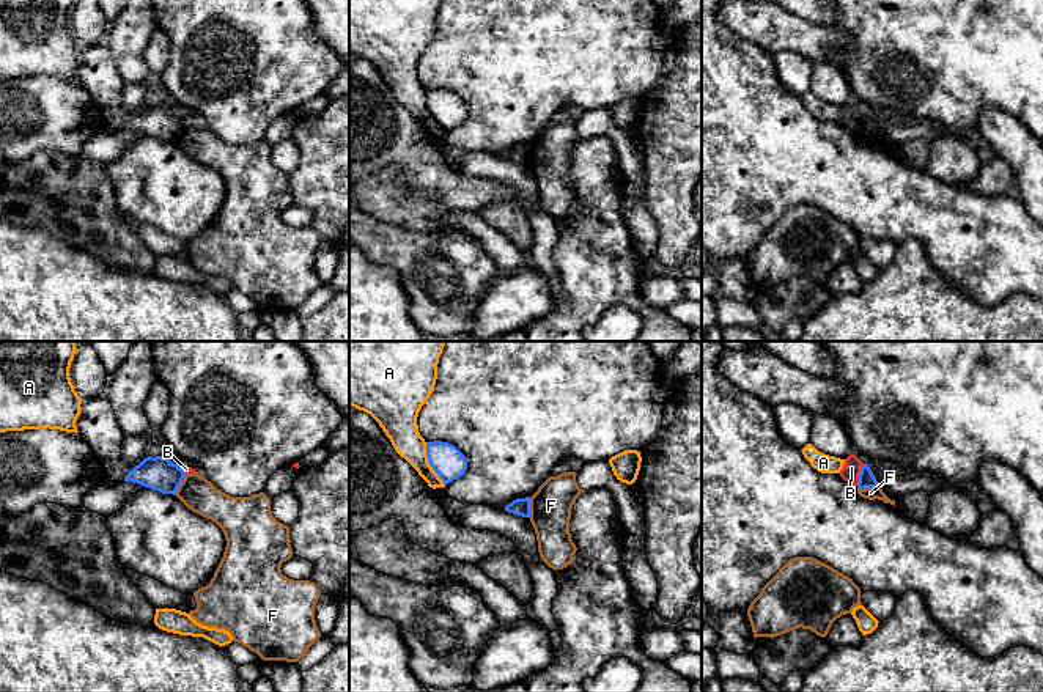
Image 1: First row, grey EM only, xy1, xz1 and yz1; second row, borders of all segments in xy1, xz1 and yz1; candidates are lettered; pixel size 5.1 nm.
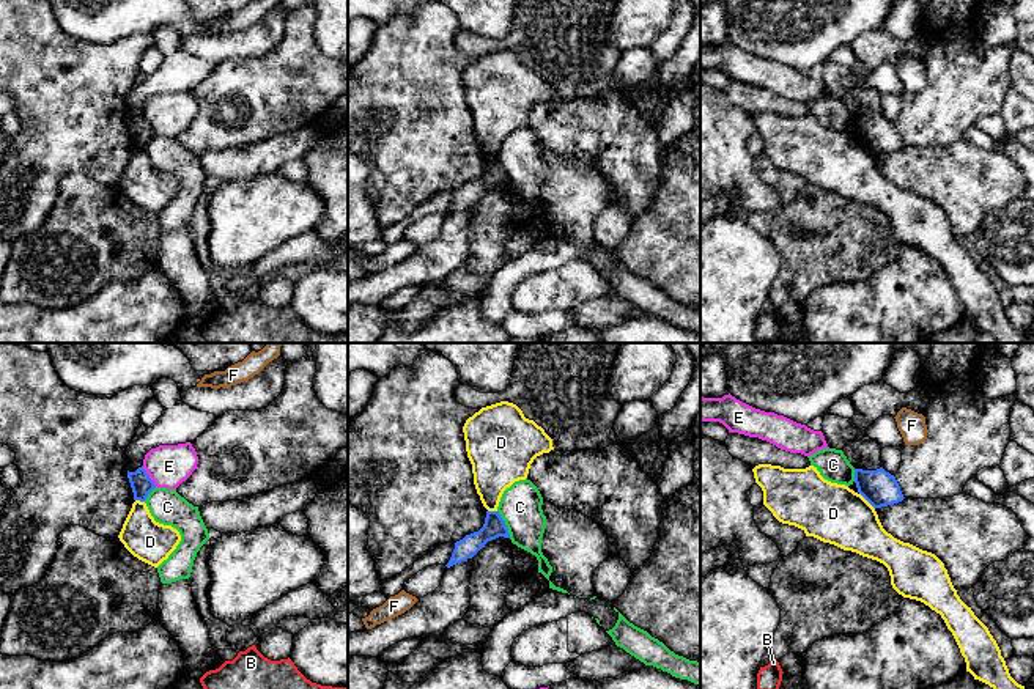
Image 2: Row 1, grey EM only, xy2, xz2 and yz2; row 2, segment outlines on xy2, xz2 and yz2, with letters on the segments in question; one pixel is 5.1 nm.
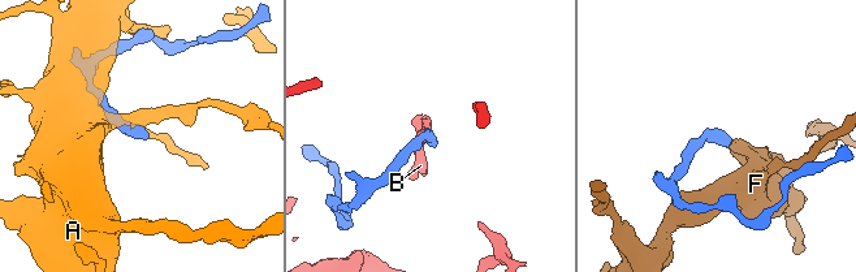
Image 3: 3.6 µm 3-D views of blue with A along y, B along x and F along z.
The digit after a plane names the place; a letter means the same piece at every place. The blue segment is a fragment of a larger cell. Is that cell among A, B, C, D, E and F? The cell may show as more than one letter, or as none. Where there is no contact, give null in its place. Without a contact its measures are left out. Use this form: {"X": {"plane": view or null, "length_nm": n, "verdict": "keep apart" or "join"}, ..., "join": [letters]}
{"A": {"plane": "xz1", "length_nm": 240, "verdict": "keep apart"}, "B": {"plane": "yz1", "length_nm": 120, "verdict": "keep apart"}, "C": {"plane": "xz2", "length_nm": 160, "verdict": "keep apart"}, "D": {"plane": "yz2", "length_nm": 120, "verdict": "keep apart"}, "E": {"plane": "xy2", "length_nm": 130, "verdict": "keep apart"}, "F": {"plane": "yz1", "length_nm": 110, "verdict": "keep apart"}, "join": []}

